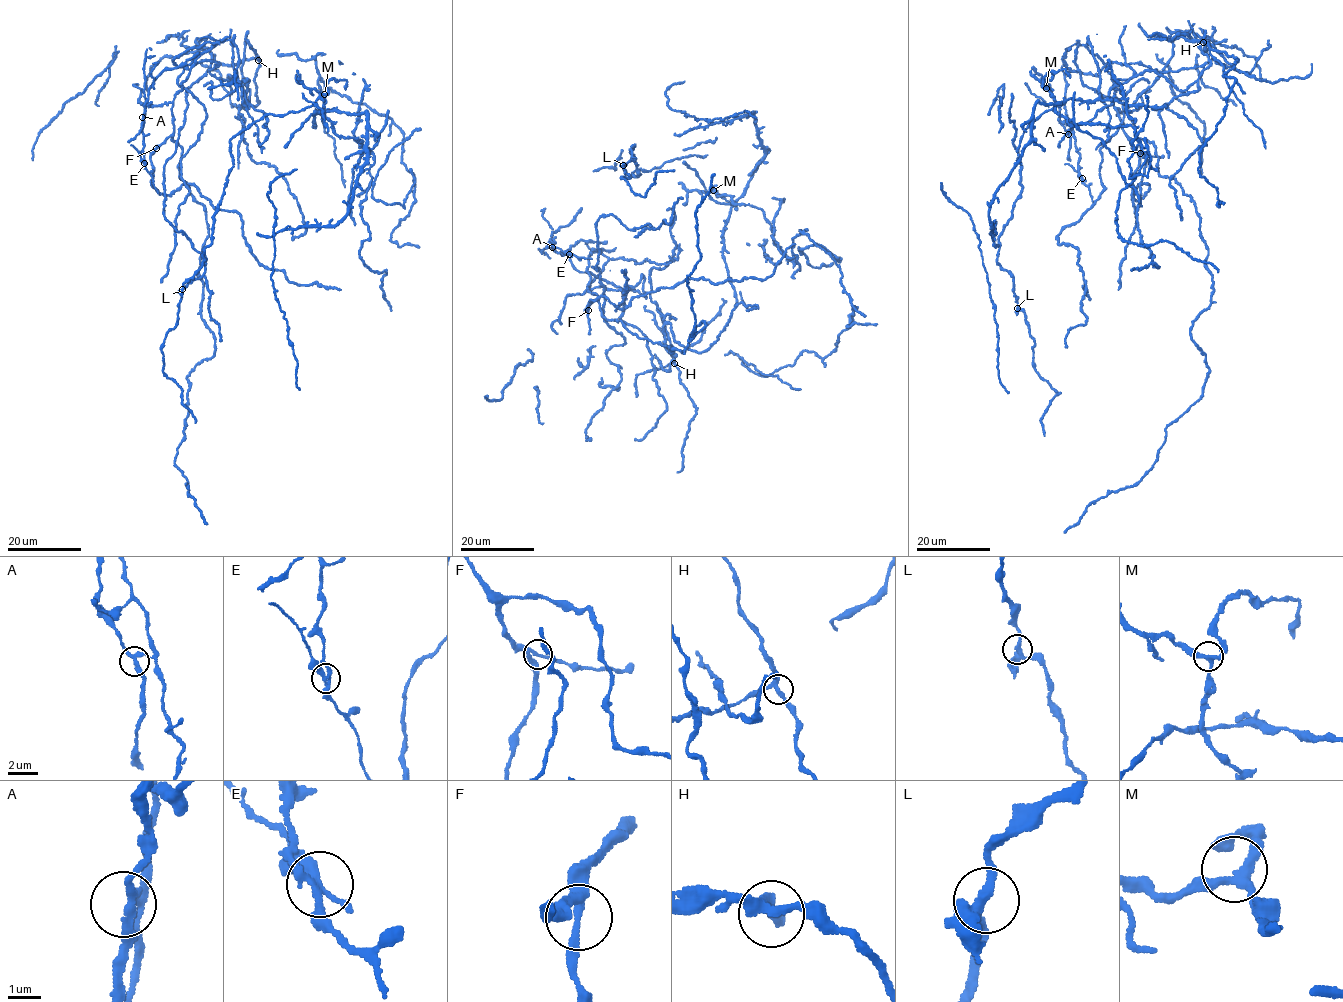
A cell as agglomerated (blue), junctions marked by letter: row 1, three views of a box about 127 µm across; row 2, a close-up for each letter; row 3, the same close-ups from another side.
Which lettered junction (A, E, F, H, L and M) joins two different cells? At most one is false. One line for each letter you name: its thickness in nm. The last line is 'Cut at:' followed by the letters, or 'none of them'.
E: Thickness 260 nm
Cut at: E

